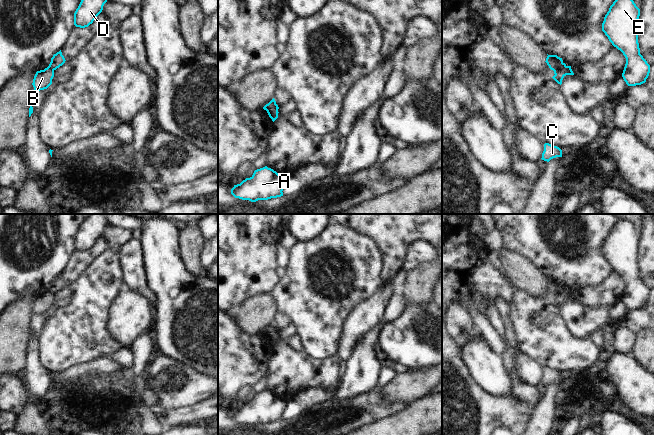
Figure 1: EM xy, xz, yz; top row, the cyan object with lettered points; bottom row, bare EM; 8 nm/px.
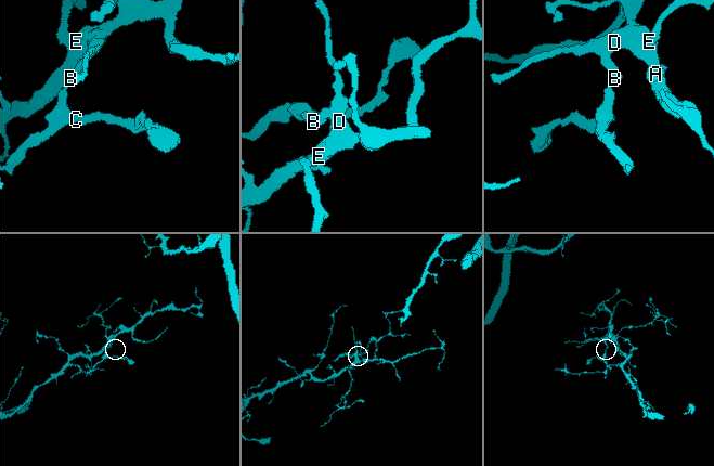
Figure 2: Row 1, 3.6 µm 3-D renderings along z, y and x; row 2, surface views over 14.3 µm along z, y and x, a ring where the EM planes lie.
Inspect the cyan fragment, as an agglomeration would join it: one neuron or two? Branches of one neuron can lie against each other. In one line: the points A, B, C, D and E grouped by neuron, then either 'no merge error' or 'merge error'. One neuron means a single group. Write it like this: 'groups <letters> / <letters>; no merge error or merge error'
groups A D E / B C; merge error

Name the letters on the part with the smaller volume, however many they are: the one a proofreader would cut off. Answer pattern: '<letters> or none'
B, C

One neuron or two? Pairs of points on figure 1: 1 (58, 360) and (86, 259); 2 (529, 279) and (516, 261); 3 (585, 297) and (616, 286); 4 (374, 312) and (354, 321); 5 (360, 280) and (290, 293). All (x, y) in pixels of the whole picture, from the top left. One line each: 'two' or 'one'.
1: two
2: one
3: one
4: one
5: one

